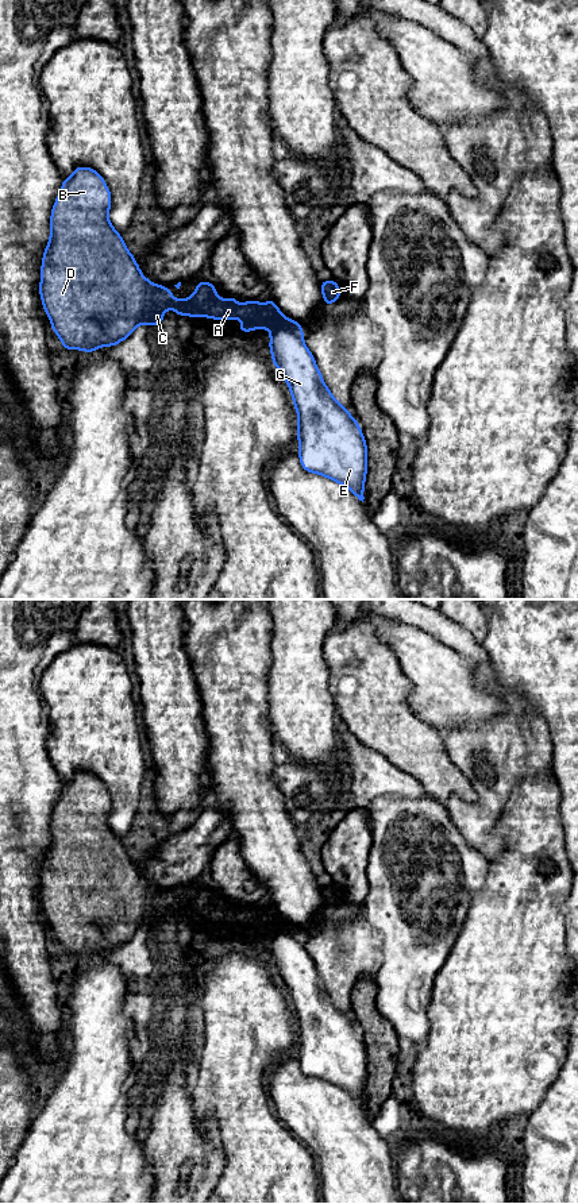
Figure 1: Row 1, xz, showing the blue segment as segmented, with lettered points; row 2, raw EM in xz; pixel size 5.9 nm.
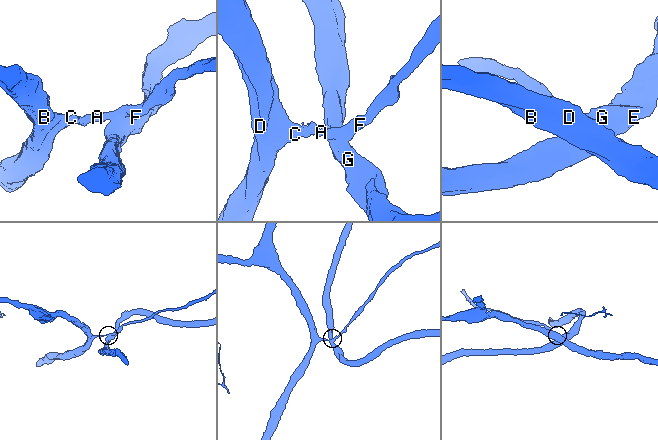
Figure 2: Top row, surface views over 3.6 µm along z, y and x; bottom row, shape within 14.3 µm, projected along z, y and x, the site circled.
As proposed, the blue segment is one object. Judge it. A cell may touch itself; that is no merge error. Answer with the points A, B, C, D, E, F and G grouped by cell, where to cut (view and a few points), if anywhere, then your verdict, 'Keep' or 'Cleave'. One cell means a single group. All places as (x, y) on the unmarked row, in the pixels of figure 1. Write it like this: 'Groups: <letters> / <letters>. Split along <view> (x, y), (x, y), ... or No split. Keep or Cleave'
Groups: A B C D F / E G. Split along xz (270, 934), (285, 929), (301, 940). Cleave

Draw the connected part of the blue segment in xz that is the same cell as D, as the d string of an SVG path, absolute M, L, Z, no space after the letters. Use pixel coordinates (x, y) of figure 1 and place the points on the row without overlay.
M81 771L76 772L69 783L63 783L61 796L51 814L50 845L43 857L39 898L46 919L51 926L51 934L62 945L65 954L82 954L90 958L105 950L115 952L131 941L138 930L147 927L155 933L157 929L165 926L163 918L166 914L174 914L177 922L181 919L215 925L236 925L242 922L243 927L238 933L240 937L255 935L261 931L271 935L277 930L285 929L290 934L301 939L304 938L303 931L296 925L286 923L271 903L265 908L255 904L243 906L240 912L238 904L230 900L223 906L212 887L199 885L194 898L188 904L178 903L176 906L173 898L166 891L155 890L142 880L122 840L115 836L108 825L109 814L111 796L104 783L96 775Z

